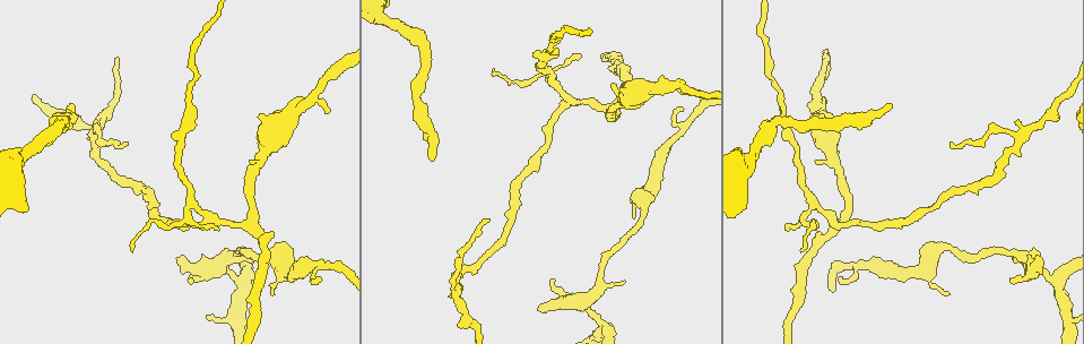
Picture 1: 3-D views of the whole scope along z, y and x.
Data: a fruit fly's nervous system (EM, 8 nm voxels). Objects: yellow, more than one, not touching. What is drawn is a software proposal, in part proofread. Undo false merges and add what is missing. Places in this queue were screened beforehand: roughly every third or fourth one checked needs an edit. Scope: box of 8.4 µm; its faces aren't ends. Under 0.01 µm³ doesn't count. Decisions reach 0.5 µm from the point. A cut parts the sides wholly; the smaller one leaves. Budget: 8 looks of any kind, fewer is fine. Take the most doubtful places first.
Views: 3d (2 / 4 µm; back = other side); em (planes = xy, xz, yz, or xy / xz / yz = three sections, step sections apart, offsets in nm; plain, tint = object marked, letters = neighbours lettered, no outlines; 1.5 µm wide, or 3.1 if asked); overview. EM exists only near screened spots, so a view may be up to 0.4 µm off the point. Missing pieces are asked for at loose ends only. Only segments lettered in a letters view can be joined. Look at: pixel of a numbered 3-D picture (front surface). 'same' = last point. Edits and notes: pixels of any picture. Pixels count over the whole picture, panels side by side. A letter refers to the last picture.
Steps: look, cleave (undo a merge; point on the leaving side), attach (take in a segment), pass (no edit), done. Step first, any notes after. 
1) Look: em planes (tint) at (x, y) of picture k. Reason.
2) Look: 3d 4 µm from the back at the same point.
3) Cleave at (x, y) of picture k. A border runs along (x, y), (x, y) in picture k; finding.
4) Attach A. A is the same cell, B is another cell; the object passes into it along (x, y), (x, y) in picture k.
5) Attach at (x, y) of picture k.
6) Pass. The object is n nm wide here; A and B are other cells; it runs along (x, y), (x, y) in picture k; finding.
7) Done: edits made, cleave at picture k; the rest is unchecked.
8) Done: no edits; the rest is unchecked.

Look: em xy step 8 (tint) at (434, 158) of picture 1. End of a long branch.

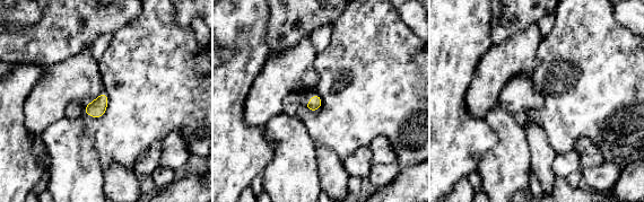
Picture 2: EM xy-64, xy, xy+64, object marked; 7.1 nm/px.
Look: em xy step 8 (letters) at the same point. What lies round it.

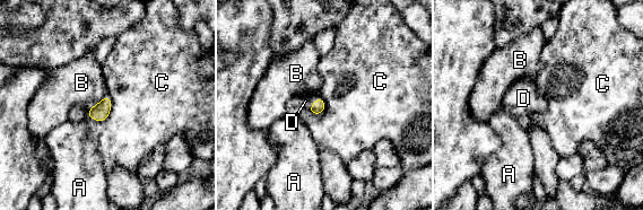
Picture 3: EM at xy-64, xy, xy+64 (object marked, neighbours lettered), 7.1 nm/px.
Attach D. The longest contact is with C, 220 nm; D is the same cell, A, B and C are other cells; it goes on there.

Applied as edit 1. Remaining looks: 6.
Look: overview.

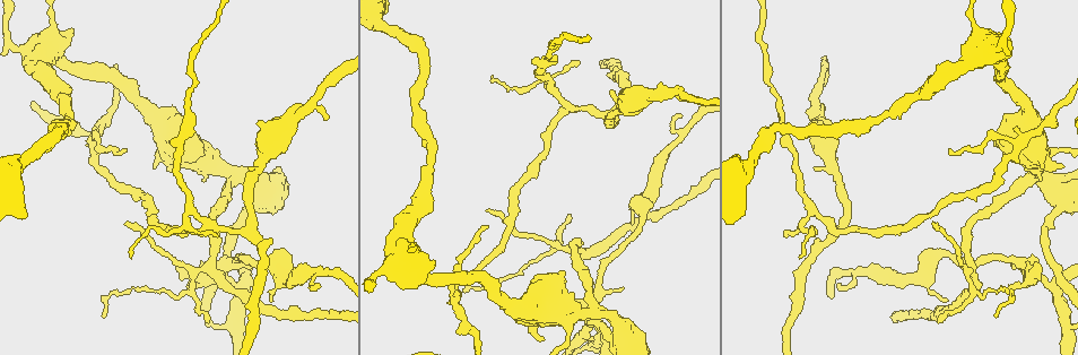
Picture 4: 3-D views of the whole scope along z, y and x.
Look: em xz step 4 (letters) at (186, 288) of picture 4. An open end.

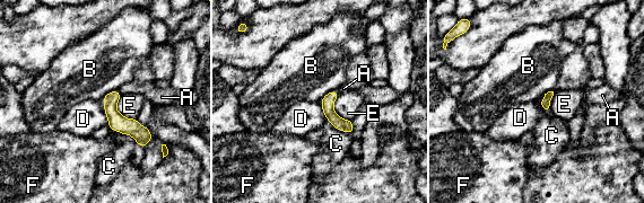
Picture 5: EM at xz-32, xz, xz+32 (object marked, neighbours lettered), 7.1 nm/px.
Look: em planes (letters) at the same point. Another direction.

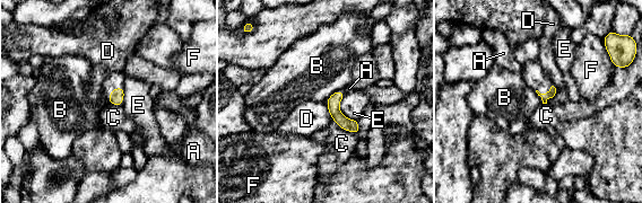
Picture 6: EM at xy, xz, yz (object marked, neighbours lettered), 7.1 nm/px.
Pass. A, B, C, D, E and F are other cells; a border runs along (343, 89), (336, 90), (326, 102) in picture 6; none of them fits.

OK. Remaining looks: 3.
Look: em planes (letters) at (16, 164) of picture 4. Thick turns thin.

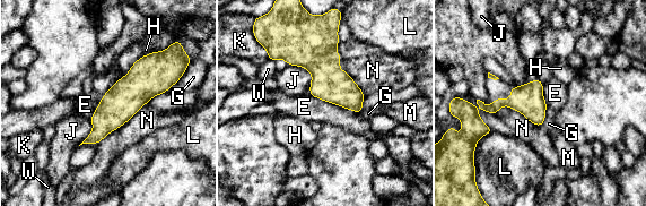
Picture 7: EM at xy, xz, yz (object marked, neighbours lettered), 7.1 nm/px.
Pass. E, G, H, J, K, L, M, N and W are other cells; a border runs along (147, 102), (97, 144) in picture 7; all the same neuron.

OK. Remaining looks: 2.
Done: edits made, attach at picture 3; the rest is unchecked.

